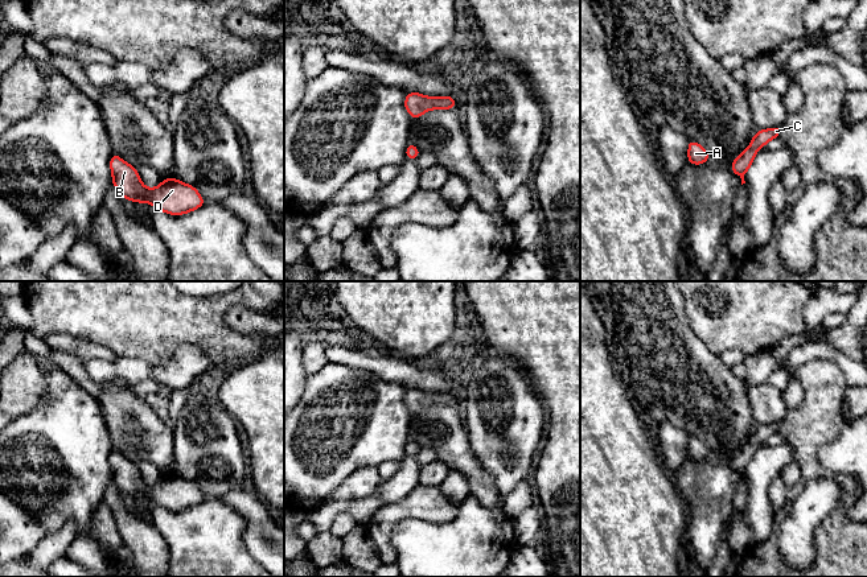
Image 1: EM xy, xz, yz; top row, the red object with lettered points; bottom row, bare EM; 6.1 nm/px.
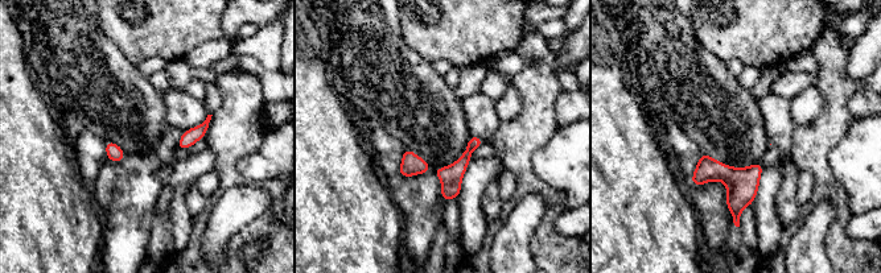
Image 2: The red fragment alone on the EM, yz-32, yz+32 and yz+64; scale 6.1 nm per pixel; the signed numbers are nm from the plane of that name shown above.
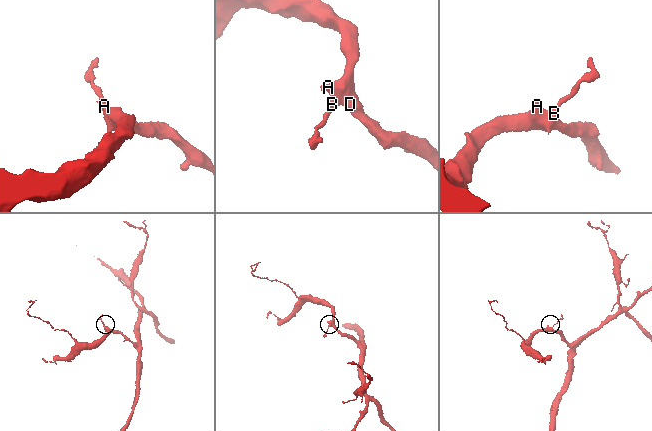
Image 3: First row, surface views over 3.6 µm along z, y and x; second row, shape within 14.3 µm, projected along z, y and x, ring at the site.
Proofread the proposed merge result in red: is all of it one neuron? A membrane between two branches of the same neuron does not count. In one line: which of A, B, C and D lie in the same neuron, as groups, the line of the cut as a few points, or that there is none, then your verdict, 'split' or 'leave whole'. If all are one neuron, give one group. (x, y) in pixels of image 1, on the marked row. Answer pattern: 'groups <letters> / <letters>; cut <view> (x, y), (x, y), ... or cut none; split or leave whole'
groups A B C D; cut none; leave whole

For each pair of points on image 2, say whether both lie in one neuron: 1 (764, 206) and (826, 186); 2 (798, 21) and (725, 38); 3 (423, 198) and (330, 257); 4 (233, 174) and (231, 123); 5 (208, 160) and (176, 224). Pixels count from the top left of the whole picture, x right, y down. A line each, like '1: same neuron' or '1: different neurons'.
1: different neurons
2: same neuron
3: different neurons
4: same neuron
5: same neuron

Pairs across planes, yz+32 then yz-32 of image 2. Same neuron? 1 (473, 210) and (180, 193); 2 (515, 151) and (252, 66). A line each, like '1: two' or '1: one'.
1: one
2: two

